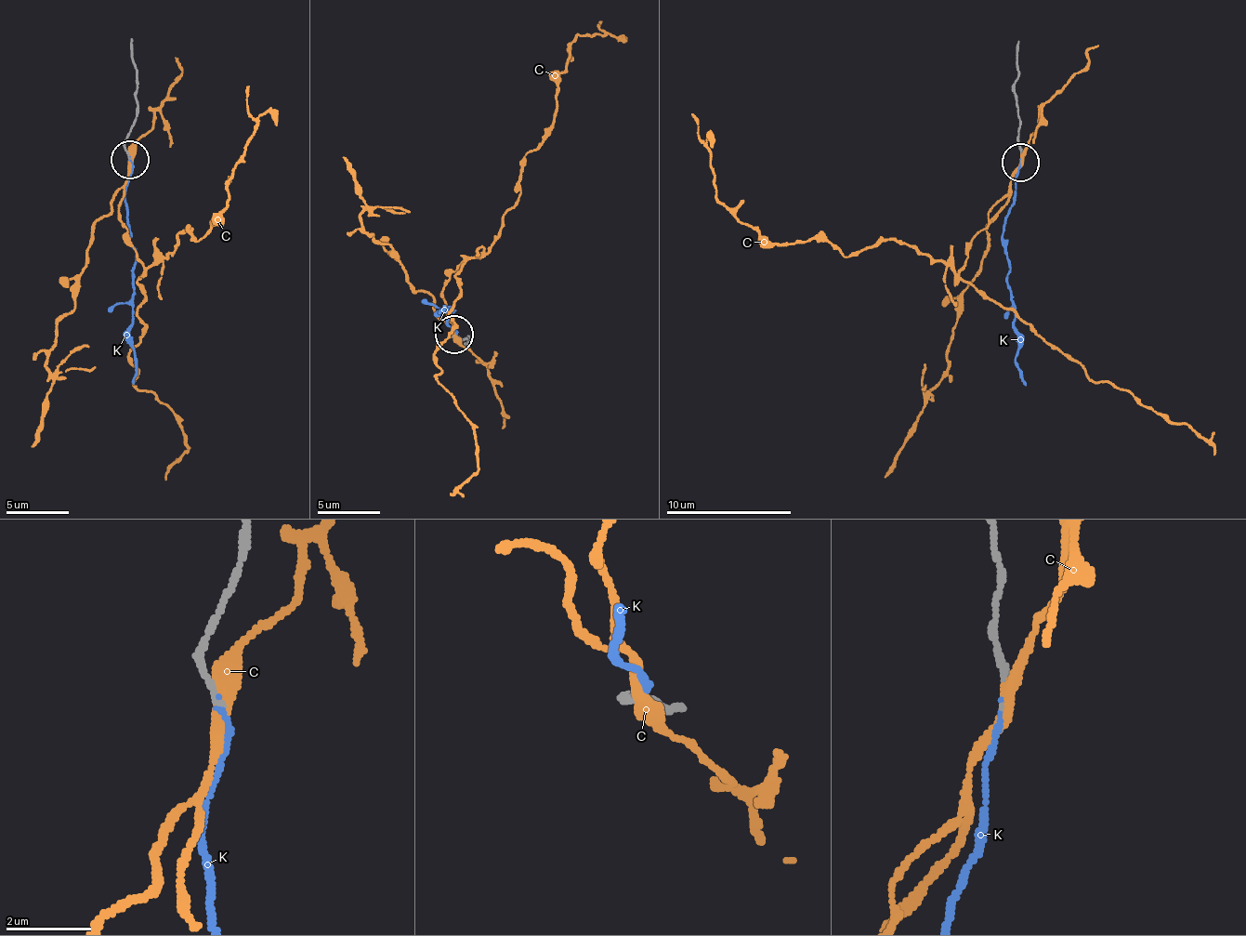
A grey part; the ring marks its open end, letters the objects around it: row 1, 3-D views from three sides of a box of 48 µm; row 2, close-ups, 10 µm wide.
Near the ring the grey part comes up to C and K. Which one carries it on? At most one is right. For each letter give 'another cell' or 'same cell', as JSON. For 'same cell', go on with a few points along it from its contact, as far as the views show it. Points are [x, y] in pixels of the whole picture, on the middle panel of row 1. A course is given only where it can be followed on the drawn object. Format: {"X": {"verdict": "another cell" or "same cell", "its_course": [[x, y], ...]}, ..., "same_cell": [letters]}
{"C": {"verdict": "another cell"}, "K": {"verdict": "same cell", "its_course": [[455, 335], [448, 307], [453, 311], [441, 311], [441, 305], [440, 314]]}, "same_cell": ["K"]}

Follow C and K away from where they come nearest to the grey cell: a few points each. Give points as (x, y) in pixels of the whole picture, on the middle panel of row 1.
C: (452, 336), (440, 290), (500, 232), (528, 154), (554, 124), (569, 44), (601, 34), (601, 20)
K: (455, 335), (448, 307), (453, 311), (441, 311), (441, 305), (440, 314)

